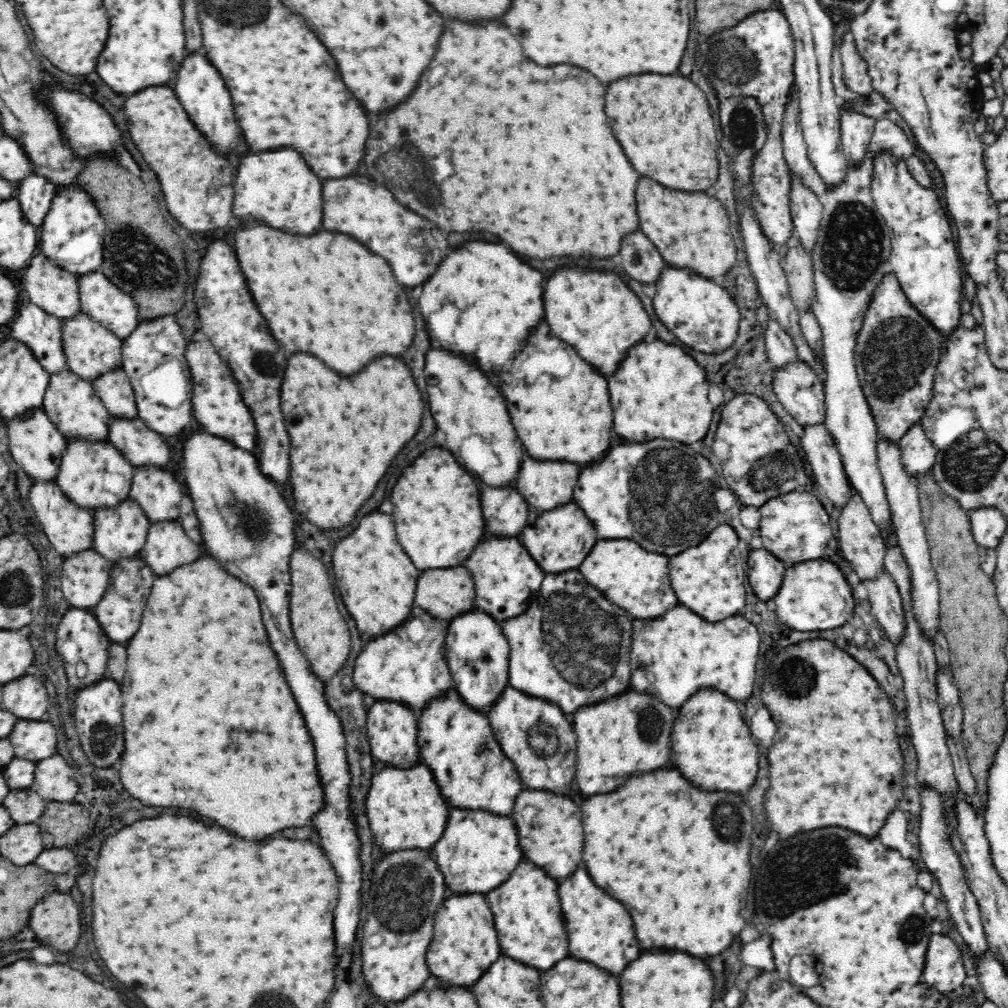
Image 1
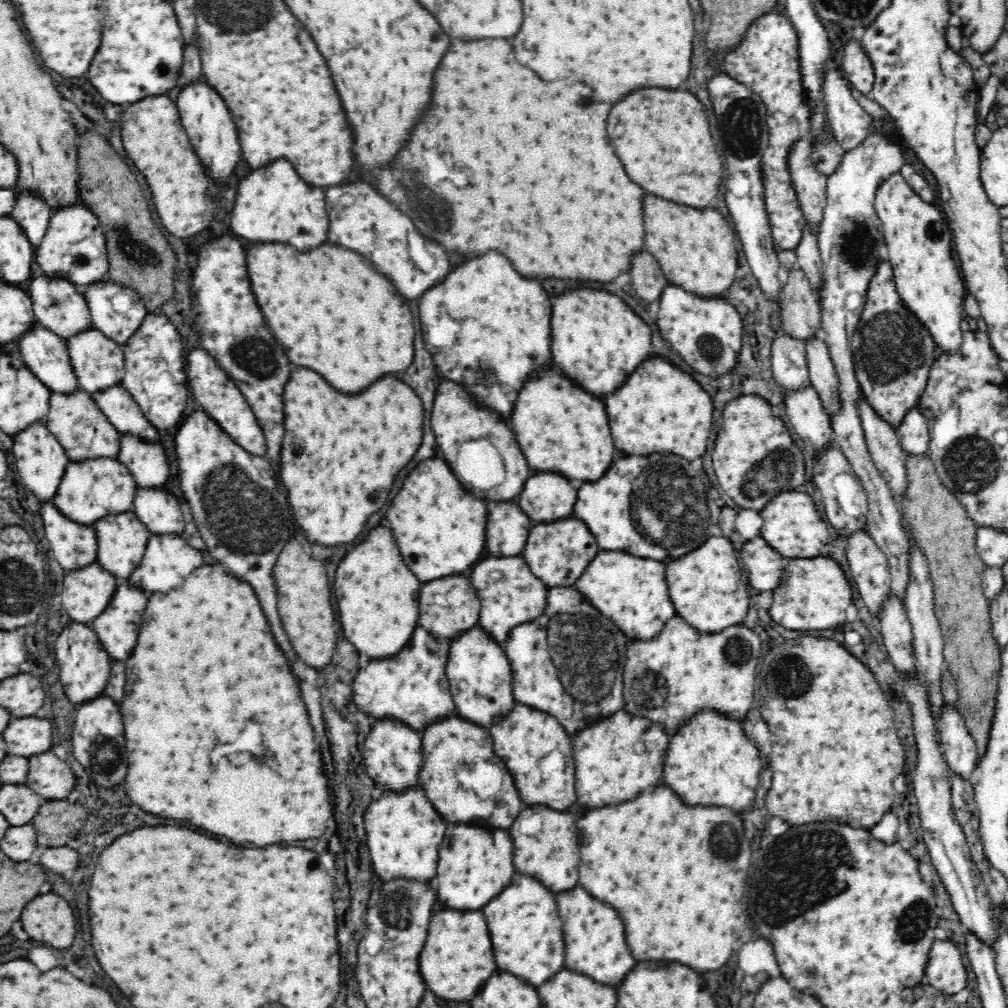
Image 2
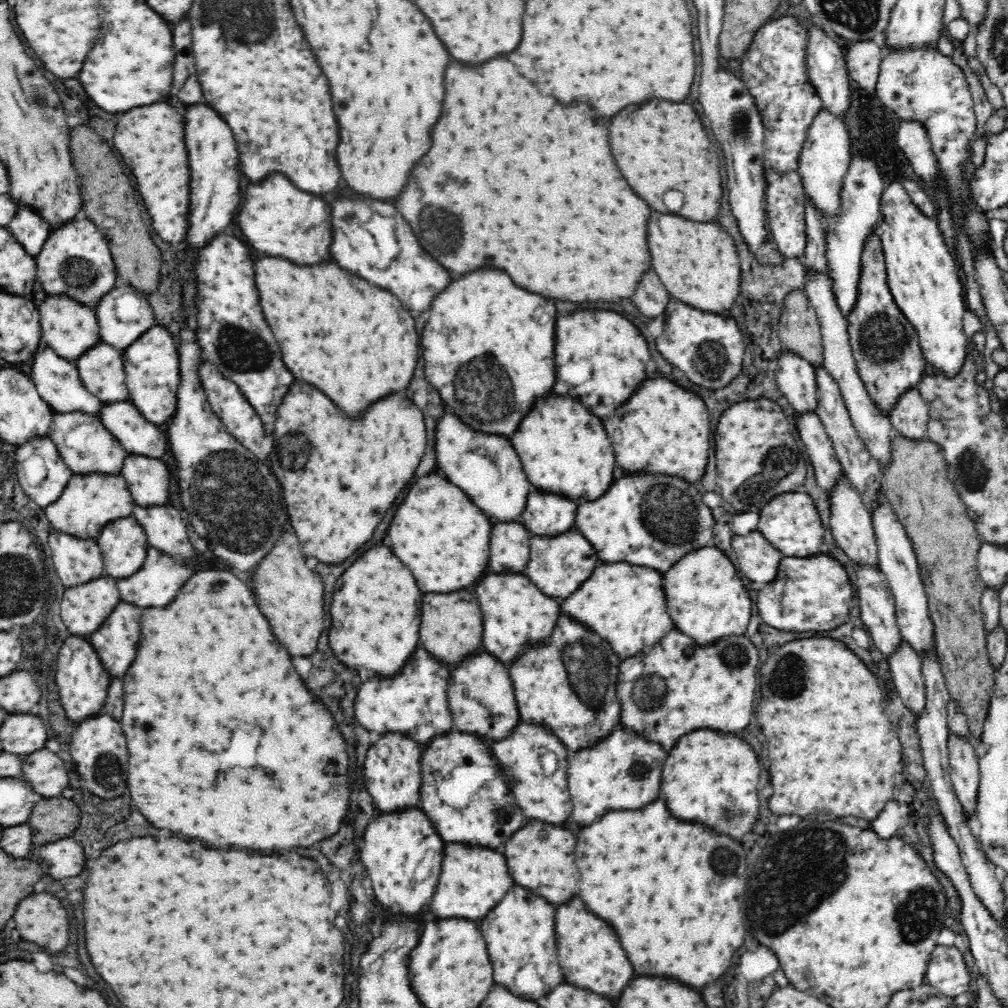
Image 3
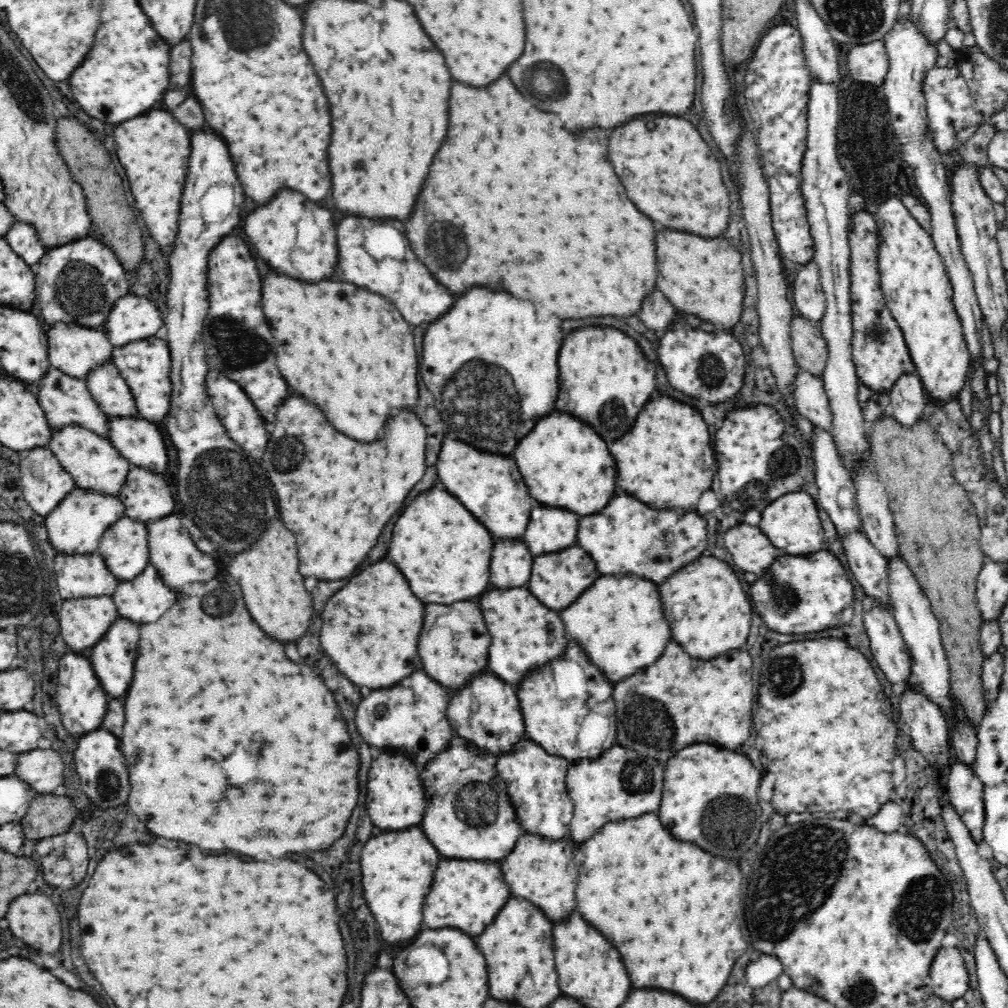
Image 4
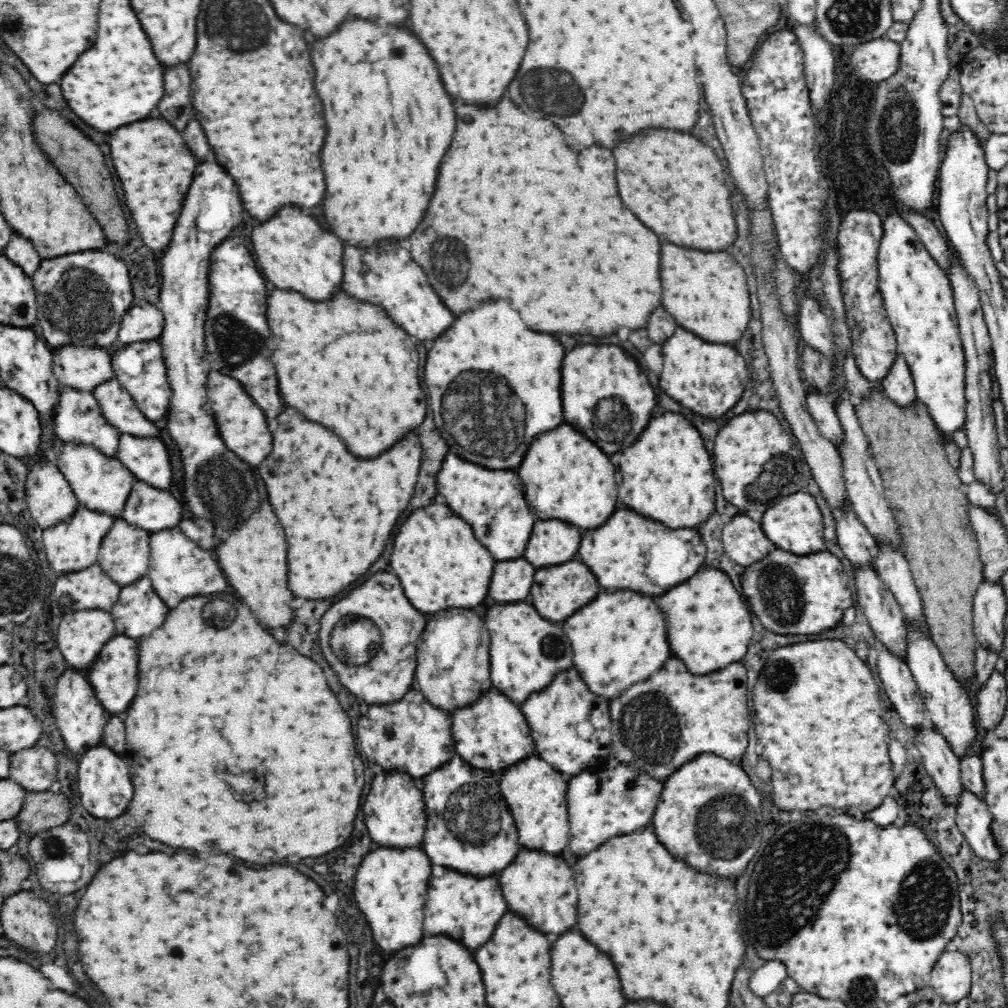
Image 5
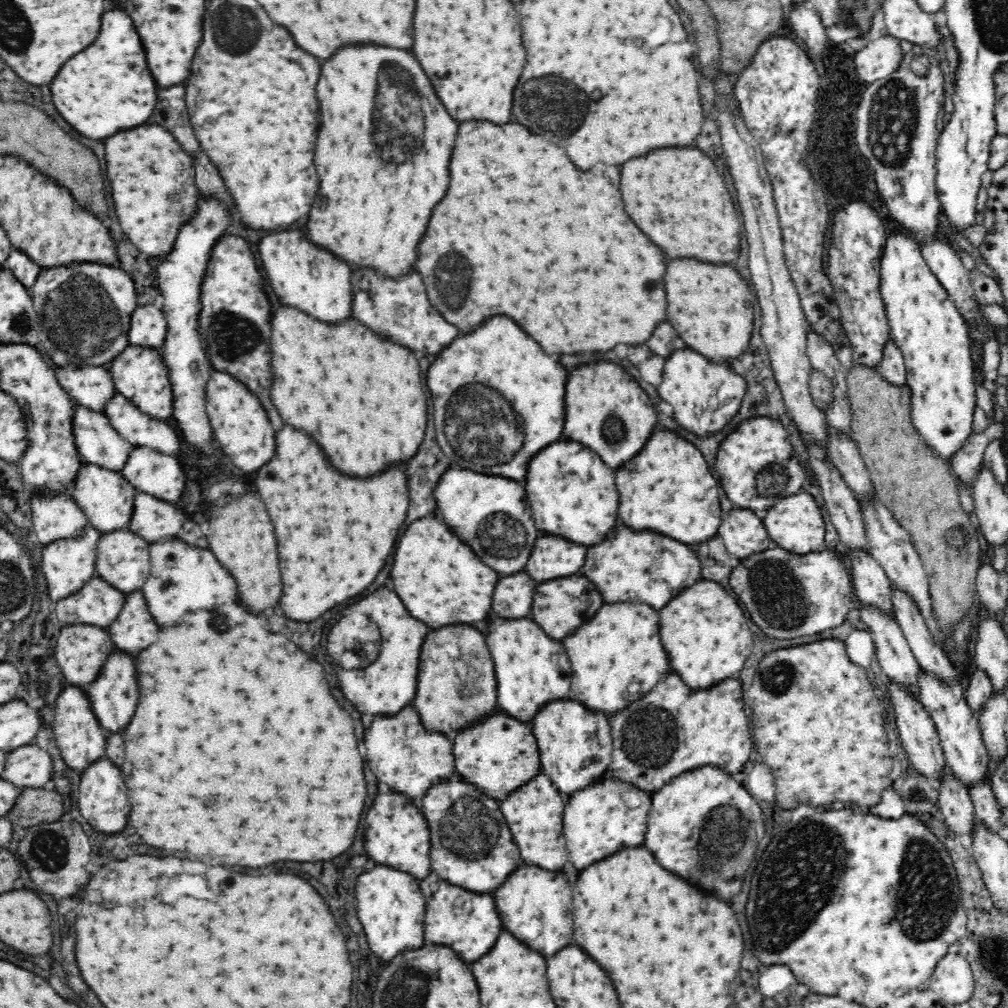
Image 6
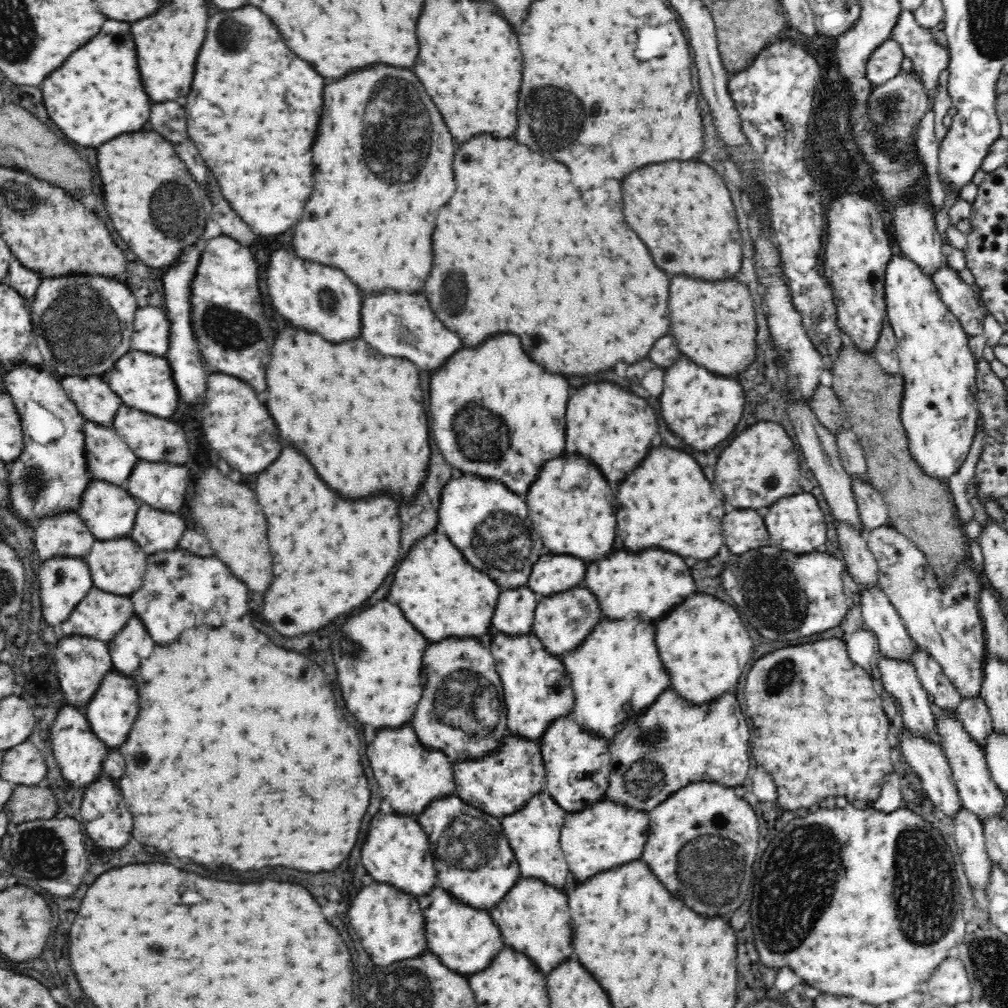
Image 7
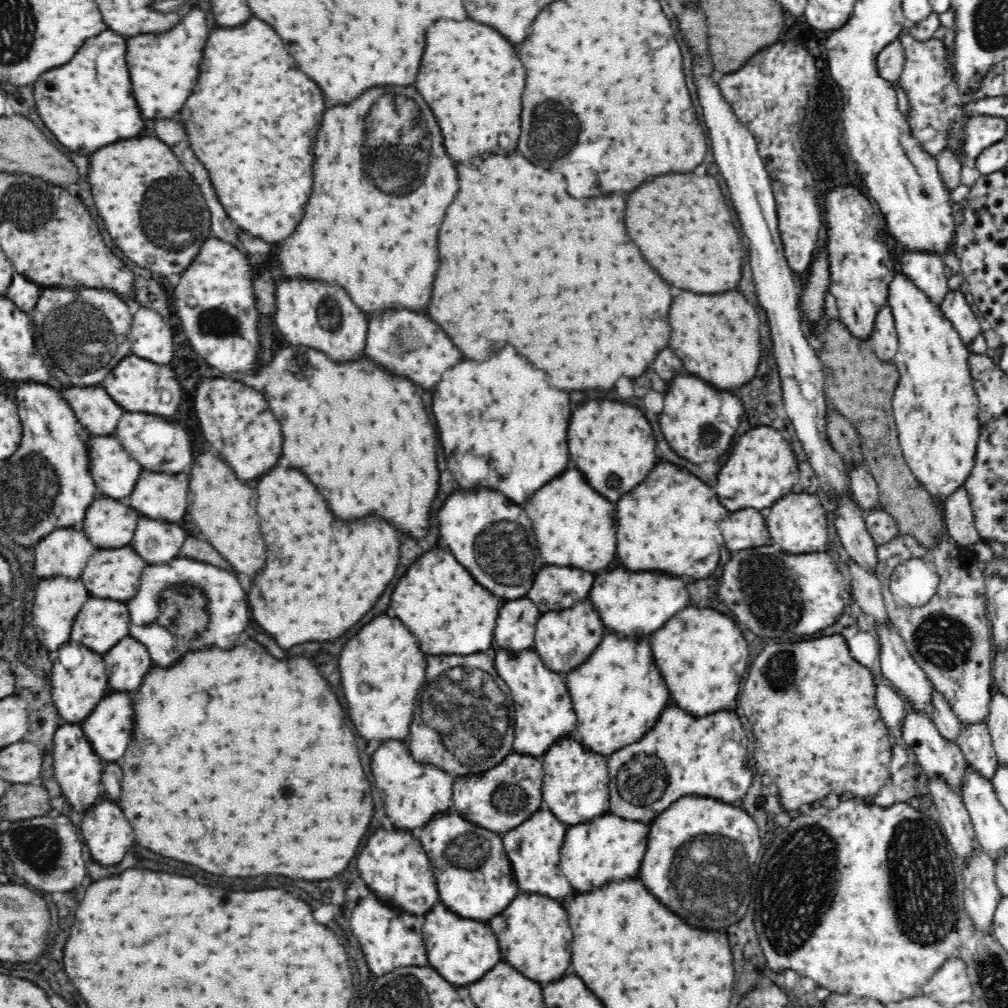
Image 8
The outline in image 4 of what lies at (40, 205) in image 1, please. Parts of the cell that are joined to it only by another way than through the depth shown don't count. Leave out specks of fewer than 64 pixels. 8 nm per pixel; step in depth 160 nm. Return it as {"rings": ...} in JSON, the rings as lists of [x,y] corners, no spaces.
{"rings":[[[15,222],[4,238],[12,251],[33,269],[47,251],[36,235],[36,229],[24,222]]]}

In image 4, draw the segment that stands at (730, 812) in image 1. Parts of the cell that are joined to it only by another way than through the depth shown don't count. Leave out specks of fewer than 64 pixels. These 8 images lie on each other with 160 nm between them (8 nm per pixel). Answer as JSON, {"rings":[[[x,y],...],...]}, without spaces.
{"rings":[[[644,814],[640,818],[606,824],[596,836],[592,836],[588,842],[580,844],[580,848],[576,850],[574,862],[576,862],[578,870],[580,870],[578,888],[576,888],[576,900],[578,900],[576,908],[580,910],[580,914],[592,926],[596,926],[596,930],[606,934],[606,938],[616,946],[616,950],[620,950],[620,956],[624,958],[632,988],[662,988],[662,990],[680,994],[682,998],[686,998],[692,1004],[708,1004],[714,998],[718,998],[720,990],[726,986],[726,980],[730,976],[730,970],[732,970],[734,962],[746,950],[746,942],[744,942],[744,936],[742,936],[740,924],[738,924],[740,922],[738,914],[742,914],[742,898],[740,898],[740,894],[742,894],[742,874],[740,874],[740,868],[738,868],[736,860],[716,858],[716,856],[710,856],[708,852],[700,850],[696,844],[674,840],[668,834],[668,830],[660,824],[656,814]]]}

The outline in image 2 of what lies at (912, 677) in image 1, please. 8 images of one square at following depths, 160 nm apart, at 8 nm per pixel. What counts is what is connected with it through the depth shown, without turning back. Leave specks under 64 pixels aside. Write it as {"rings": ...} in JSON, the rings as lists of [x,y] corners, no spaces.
{"rings":[[[916,676],[903,683],[906,700],[913,714],[913,728],[917,744],[917,763],[913,776],[913,791],[917,798],[922,839],[927,846],[929,857],[936,873],[940,875],[945,890],[951,896],[962,926],[966,932],[976,935],[976,939],[984,942],[990,949],[999,941],[1000,923],[996,919],[995,908],[989,897],[986,885],[983,883],[980,870],[972,860],[970,845],[962,832],[962,827],[956,819],[952,804],[952,791],[948,776],[951,774],[944,760],[937,734],[934,717],[930,711],[930,703],[926,699],[926,687],[922,679]]]}

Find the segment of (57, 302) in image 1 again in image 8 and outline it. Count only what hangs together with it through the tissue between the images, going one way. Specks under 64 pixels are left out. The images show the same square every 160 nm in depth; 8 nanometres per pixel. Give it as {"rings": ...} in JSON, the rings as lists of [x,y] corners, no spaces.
{"rings":[[[74,386],[61,394],[64,394],[64,400],[72,407],[76,419],[86,427],[91,436],[114,434],[124,409],[110,400],[106,390],[94,386]]]}

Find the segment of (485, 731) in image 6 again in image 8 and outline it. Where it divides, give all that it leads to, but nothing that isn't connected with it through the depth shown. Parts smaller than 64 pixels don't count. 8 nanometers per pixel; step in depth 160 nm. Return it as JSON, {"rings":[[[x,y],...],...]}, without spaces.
{"rings":[[[512,752],[498,766],[479,775],[455,777],[449,812],[503,838],[504,833],[520,826],[543,807],[543,778],[541,759]]]}

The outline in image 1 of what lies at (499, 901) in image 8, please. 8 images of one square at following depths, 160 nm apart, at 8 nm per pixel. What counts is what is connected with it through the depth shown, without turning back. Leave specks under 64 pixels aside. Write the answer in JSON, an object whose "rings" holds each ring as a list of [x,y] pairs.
{"rings":[[[451,688],[447,695],[432,699],[418,714],[418,721],[421,762],[434,774],[434,781],[448,806],[510,816],[516,797],[525,788],[514,763],[503,753],[494,738],[487,715],[474,711]]]}

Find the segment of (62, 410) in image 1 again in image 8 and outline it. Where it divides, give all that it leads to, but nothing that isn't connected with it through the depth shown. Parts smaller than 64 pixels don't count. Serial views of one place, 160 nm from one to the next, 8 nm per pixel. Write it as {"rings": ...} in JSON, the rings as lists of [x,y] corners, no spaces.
{"rings":[[[98,496],[86,511],[82,531],[98,549],[114,550],[130,545],[141,514],[127,501]]]}

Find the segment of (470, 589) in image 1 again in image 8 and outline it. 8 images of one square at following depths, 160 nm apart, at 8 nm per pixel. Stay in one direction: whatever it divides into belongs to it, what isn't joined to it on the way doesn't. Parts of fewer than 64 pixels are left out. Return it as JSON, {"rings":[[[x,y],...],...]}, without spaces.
{"rings":[[[486,652],[472,654],[472,656],[438,654],[438,656],[428,656],[426,664],[428,664],[428,668],[426,668],[424,686],[420,686],[420,698],[416,698],[414,720],[409,726],[409,736],[406,740],[412,759],[417,763],[422,763],[422,765],[438,767],[438,769],[442,769],[446,774],[454,777],[479,775],[498,766],[513,752],[515,732],[512,720],[510,720],[510,712],[506,708],[508,698],[504,693],[510,692],[510,690],[506,686],[506,681],[496,674],[493,653],[490,653],[490,656],[486,656]]]}

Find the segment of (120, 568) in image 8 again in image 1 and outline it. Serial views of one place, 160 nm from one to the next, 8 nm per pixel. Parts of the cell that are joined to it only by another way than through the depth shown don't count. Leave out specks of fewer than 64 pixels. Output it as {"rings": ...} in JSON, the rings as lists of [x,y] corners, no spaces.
{"rings":[[[128,498],[116,507],[104,507],[96,509],[93,513],[94,536],[93,548],[102,557],[108,559],[110,564],[124,561],[124,558],[136,558],[144,548],[148,529],[152,522],[142,511],[142,507],[136,501]]]}

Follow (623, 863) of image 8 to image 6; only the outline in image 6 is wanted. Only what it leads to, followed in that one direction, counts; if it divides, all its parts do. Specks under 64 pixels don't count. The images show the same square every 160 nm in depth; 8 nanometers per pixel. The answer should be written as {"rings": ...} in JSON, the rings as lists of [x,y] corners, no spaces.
{"rings":[[[611,772],[596,784],[588,788],[577,790],[567,800],[563,812],[563,833],[565,838],[566,850],[568,851],[568,868],[584,870],[592,862],[600,862],[624,848],[630,846],[640,846],[644,842],[647,831],[648,817],[652,808],[652,793],[640,790],[632,785],[628,785],[618,779],[612,779]]]}

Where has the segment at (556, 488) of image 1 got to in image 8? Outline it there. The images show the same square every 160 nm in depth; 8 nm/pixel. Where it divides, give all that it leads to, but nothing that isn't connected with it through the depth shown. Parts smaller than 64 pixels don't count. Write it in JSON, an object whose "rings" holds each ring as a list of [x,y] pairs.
{"rings":[[[544,566],[536,574],[527,599],[535,604],[540,614],[570,610],[576,602],[586,602],[592,582],[594,576],[584,570]]]}

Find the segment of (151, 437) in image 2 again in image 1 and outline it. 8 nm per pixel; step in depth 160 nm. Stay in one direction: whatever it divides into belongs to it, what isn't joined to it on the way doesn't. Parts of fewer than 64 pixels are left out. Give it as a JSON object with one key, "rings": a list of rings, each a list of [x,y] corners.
{"rings":[[[121,366],[109,373],[100,375],[91,383],[96,396],[102,399],[112,417],[120,419],[138,417],[135,394]]]}

